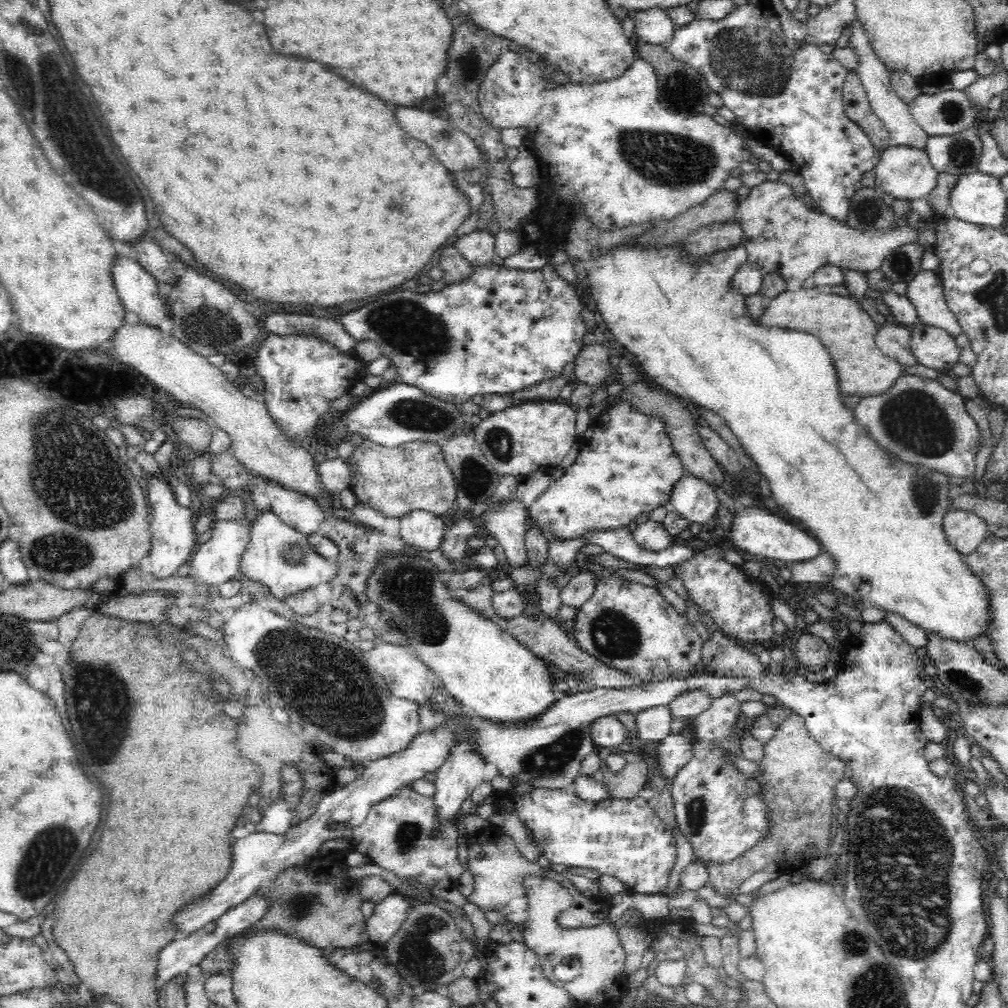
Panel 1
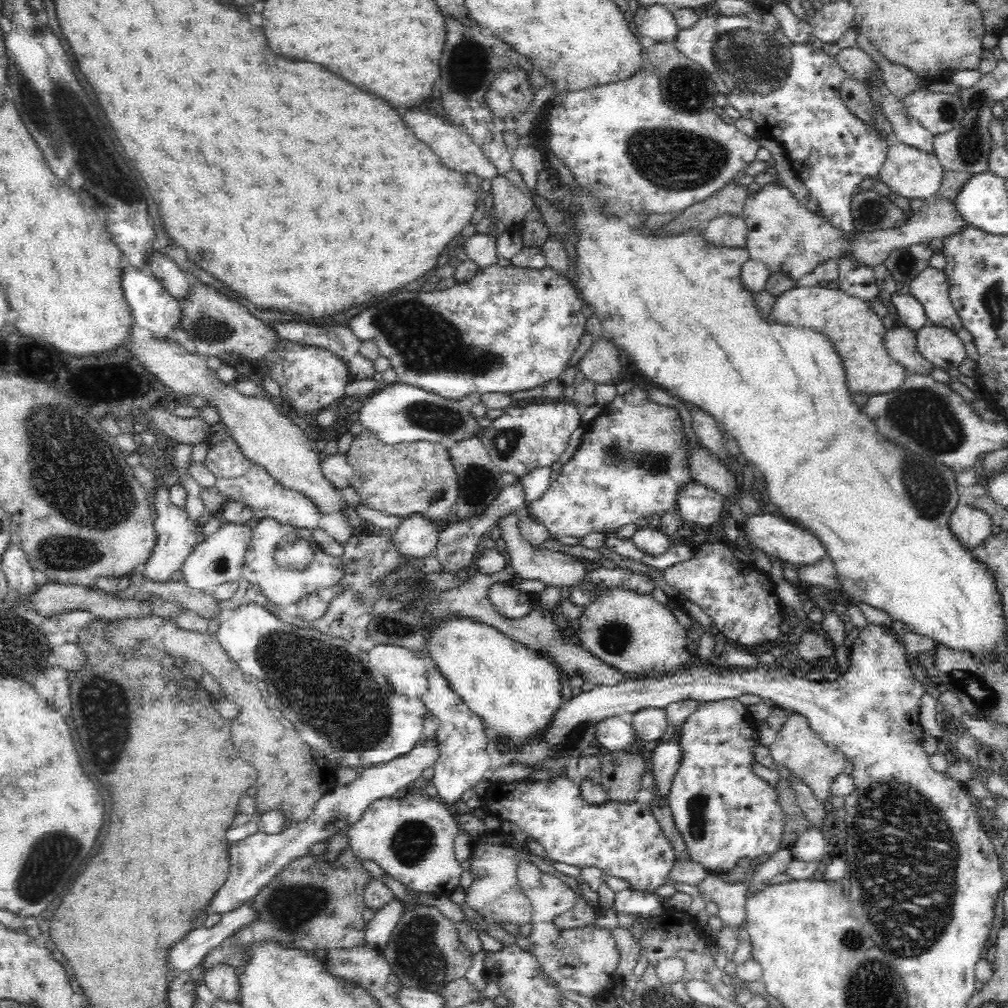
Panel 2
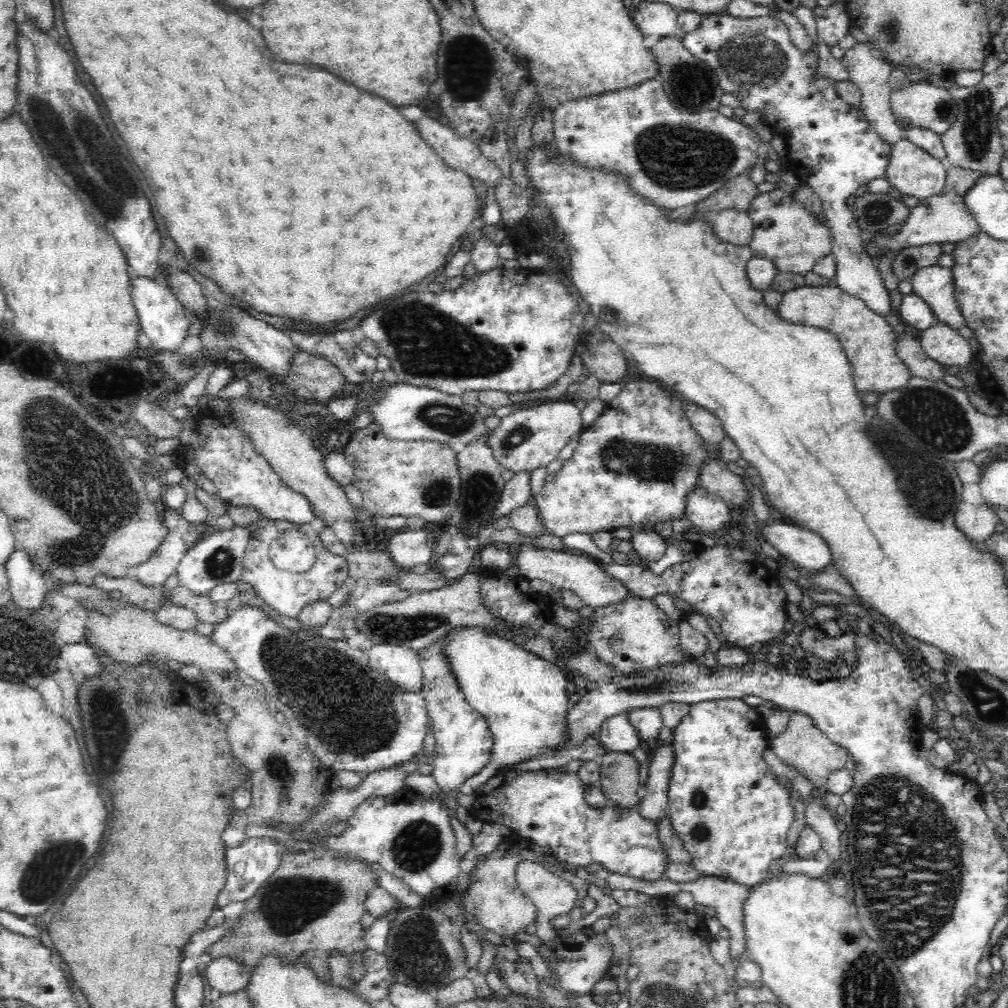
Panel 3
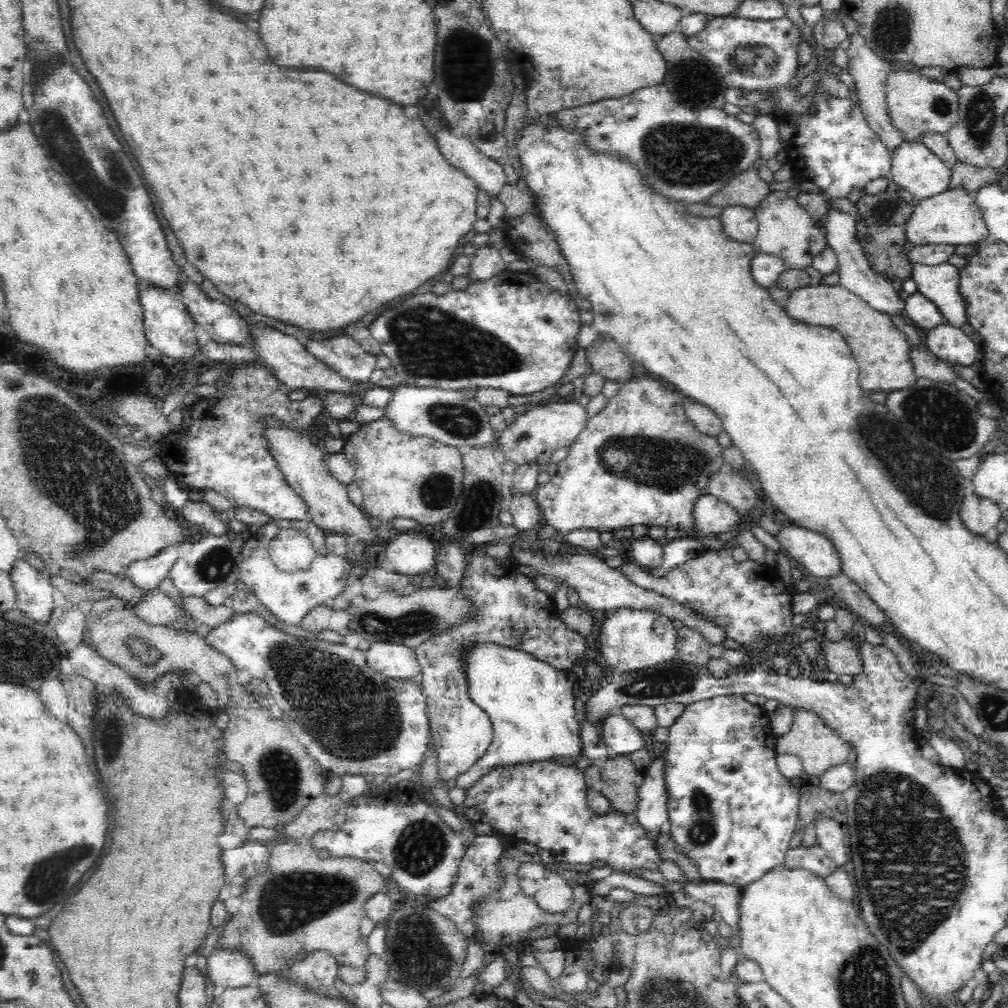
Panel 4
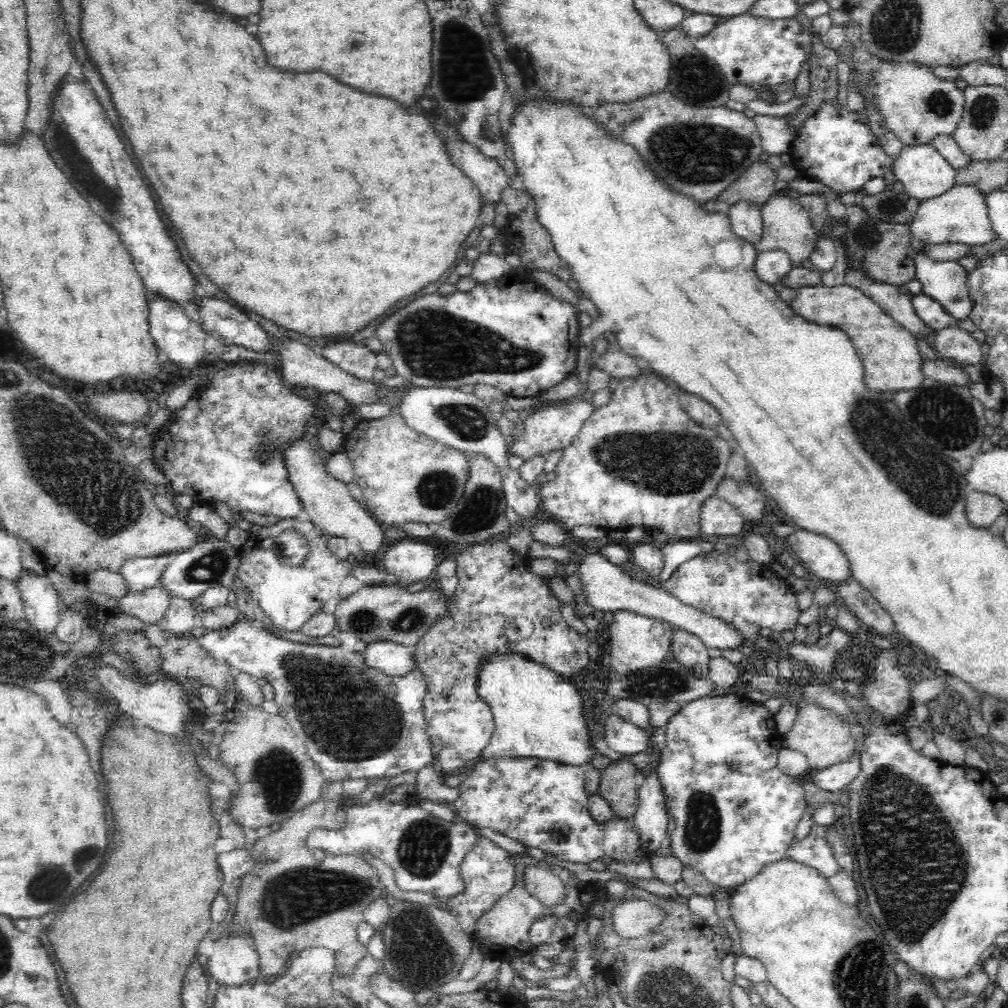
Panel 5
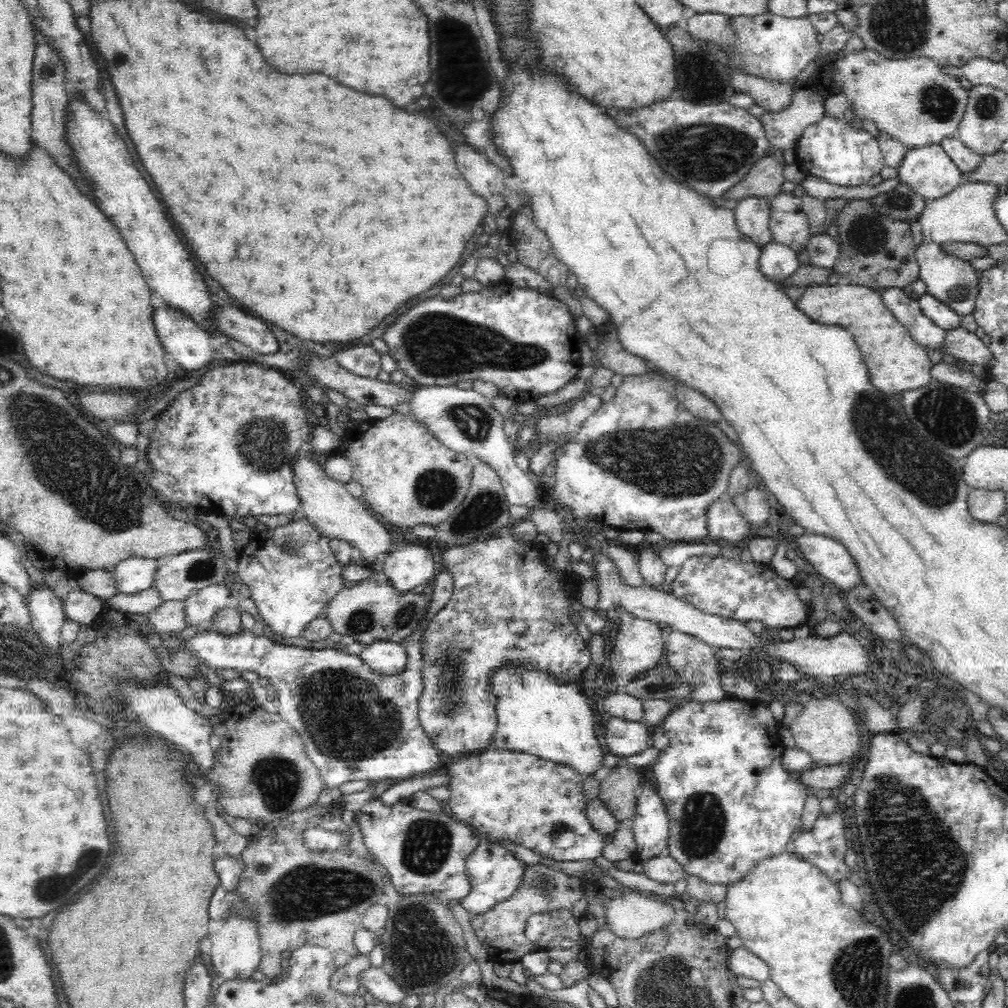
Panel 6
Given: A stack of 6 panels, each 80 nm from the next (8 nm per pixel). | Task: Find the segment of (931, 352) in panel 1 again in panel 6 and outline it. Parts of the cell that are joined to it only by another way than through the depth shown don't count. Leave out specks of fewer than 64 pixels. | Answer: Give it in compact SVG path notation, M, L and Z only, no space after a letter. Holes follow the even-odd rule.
M963 327L946 332L943 352L947 352L962 363L967 362L968 365L982 369L992 360L992 349L989 345L974 332Z

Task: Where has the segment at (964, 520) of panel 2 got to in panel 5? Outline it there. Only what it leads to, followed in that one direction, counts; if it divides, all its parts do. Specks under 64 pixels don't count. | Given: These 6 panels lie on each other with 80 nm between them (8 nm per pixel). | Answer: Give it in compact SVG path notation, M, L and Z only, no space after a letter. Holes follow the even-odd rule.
M972 490L967 494L965 512L976 527L989 527L1006 511L1006 505L998 495Z

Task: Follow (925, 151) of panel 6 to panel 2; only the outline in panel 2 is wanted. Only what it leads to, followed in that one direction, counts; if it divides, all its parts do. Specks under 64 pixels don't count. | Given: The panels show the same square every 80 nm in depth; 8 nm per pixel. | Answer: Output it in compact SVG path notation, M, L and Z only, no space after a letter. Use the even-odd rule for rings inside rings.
M894 140L891 141L887 158L879 173L878 180L884 183L892 192L908 199L930 199L940 190L945 169L941 166L936 155L930 155L908 146L908 143Z

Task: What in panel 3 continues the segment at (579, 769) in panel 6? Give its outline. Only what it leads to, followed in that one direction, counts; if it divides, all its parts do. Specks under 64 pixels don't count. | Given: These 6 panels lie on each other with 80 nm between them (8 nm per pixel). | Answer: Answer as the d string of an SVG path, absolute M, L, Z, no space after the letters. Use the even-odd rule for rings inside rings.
M479 627L454 628L446 634L447 658L452 666L452 671L460 683L460 688L466 700L476 711L484 715L493 738L493 747L488 760L481 769L466 778L459 786L459 792L464 795L471 795L476 787L482 786L488 778L506 766L514 766L526 760L532 760L544 754L560 752L566 742L570 742L570 725L568 725L568 681L566 671L559 665L538 658L527 650L486 634L484 629Z

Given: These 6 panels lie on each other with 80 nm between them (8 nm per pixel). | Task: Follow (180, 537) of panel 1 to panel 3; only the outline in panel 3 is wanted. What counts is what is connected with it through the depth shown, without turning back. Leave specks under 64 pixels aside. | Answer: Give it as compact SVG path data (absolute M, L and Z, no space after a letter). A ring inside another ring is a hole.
M165 506L162 520L170 529L168 538L146 562L137 564L129 572L142 586L163 585L171 574L175 574L175 566L178 566L184 553L198 542L203 534L199 526L188 523L182 519L180 511L170 510L168 506Z

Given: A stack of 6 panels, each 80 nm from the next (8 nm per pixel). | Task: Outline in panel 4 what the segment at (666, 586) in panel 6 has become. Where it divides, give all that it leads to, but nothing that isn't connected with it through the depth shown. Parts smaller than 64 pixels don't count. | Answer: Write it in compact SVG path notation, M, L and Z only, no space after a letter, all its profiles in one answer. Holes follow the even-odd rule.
M680 535L664 546L663 563L654 570L651 570L652 576L654 578L662 578L672 568L676 568L676 566L688 562L688 560L698 558L706 550L701 540L696 540L696 538L690 538L690 536L686 535L682 538L682 535Z

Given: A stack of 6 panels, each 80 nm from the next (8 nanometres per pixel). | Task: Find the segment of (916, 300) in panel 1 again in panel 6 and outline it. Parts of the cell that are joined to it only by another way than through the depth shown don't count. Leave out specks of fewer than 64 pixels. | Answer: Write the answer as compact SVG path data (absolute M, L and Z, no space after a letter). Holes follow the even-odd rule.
M923 240L916 247L915 257L920 265L920 276L926 283L926 292L960 315L971 314L975 309L976 298L980 294L980 282L983 274L980 269L974 268L972 262L958 257L956 253L948 253L944 243Z

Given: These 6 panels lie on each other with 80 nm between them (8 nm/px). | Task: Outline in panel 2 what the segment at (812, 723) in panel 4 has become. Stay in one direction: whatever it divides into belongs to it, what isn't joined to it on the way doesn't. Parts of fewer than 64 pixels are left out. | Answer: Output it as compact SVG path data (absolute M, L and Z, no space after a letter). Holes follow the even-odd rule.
M792 713L788 720L782 724L782 728L776 734L776 740L768 747L770 754L778 763L790 769L792 773L802 777L802 780L810 786L812 793L820 803L828 806L832 781L844 770L846 757L844 753L826 745L819 734L811 729L810 723L805 716Z

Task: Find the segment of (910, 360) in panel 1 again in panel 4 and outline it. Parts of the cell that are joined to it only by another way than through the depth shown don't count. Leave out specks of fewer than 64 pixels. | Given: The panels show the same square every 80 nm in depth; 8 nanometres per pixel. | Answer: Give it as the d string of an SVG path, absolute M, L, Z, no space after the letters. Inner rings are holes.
M912 345L912 363L917 378L926 378L933 382L955 383L960 376L954 372L953 365L940 360L927 347Z

